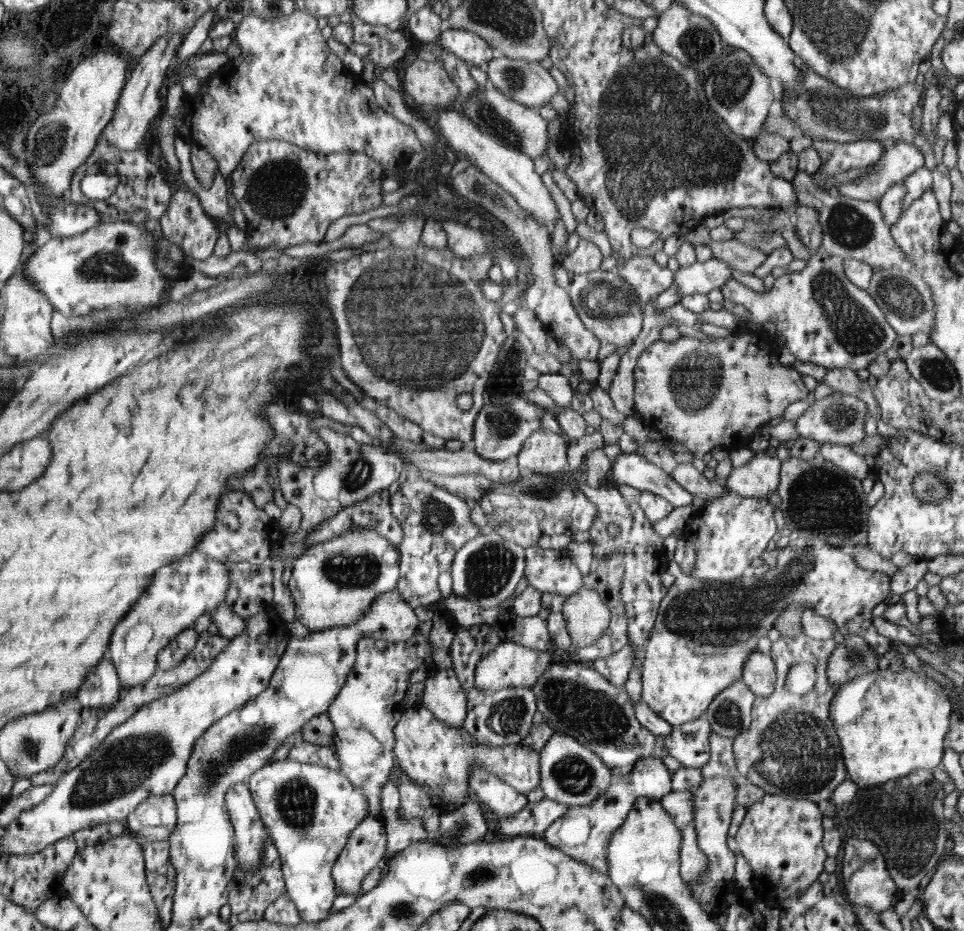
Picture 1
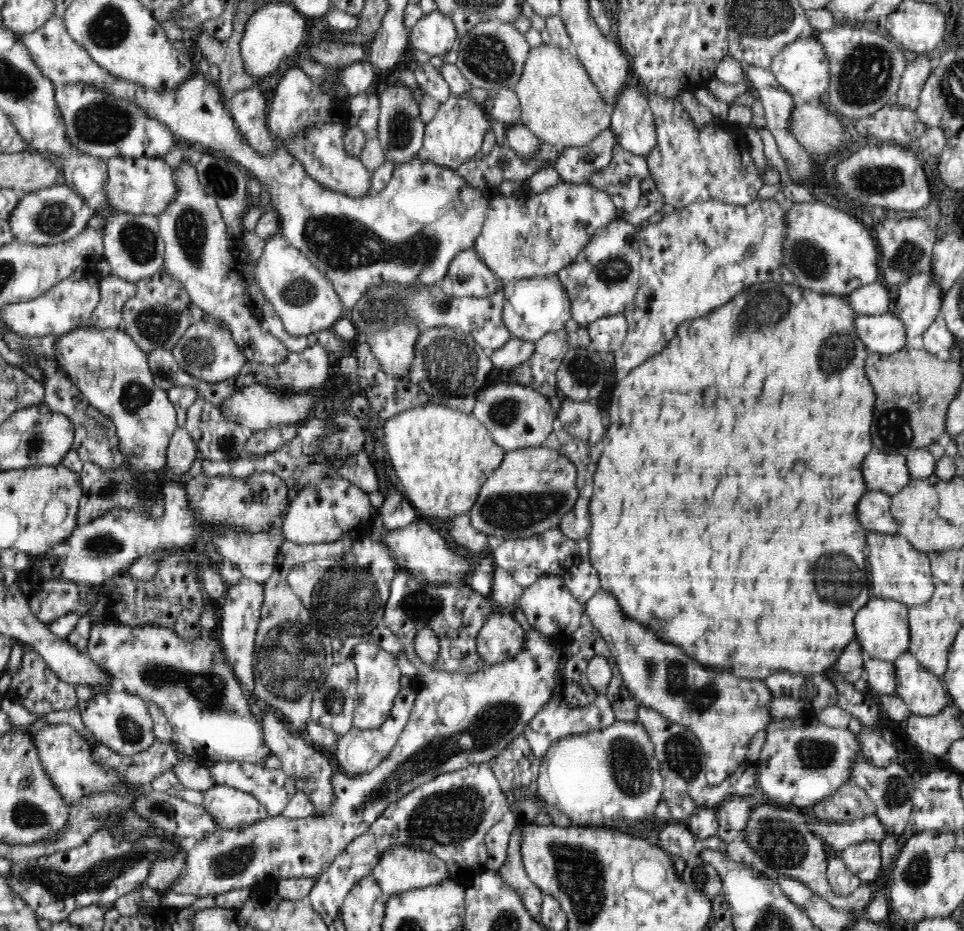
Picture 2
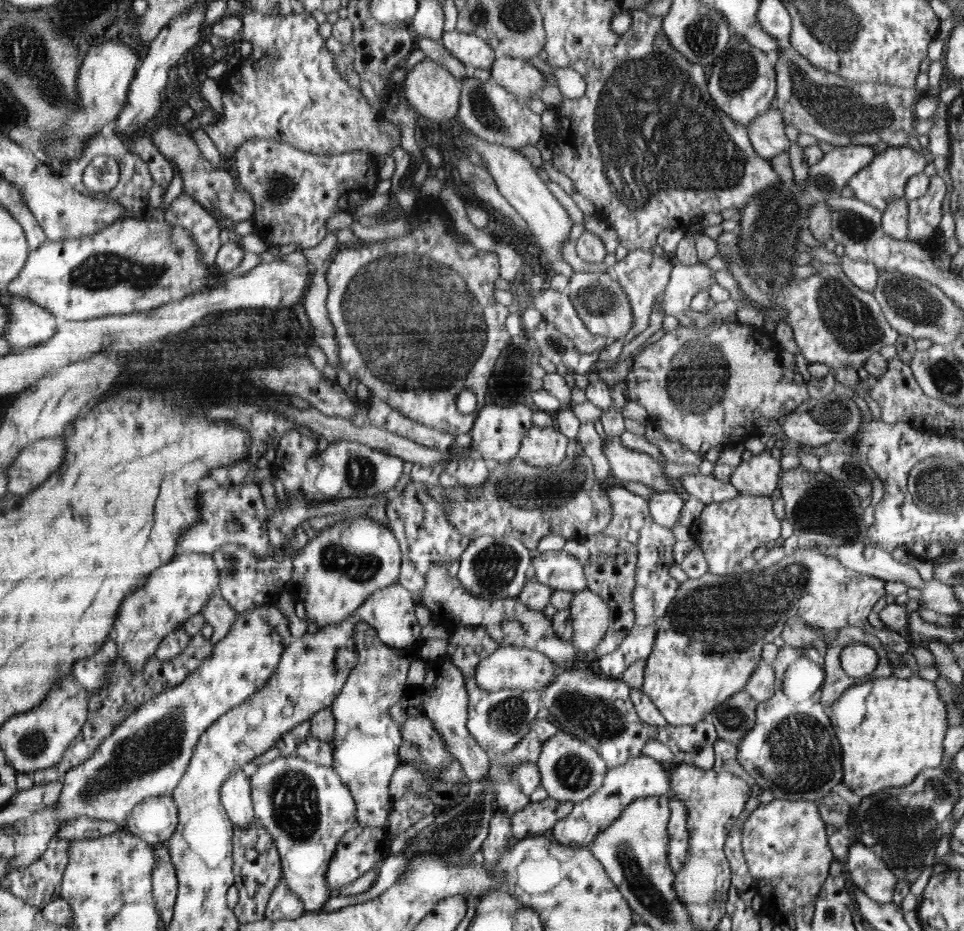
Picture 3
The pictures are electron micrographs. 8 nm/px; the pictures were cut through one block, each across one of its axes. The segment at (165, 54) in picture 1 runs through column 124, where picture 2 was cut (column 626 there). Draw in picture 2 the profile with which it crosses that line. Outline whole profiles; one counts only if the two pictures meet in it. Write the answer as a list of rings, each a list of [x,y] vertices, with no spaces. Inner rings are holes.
[[[630,82],[611,108],[611,129],[617,143],[628,152],[644,158],[656,146],[656,125],[644,91]]]

